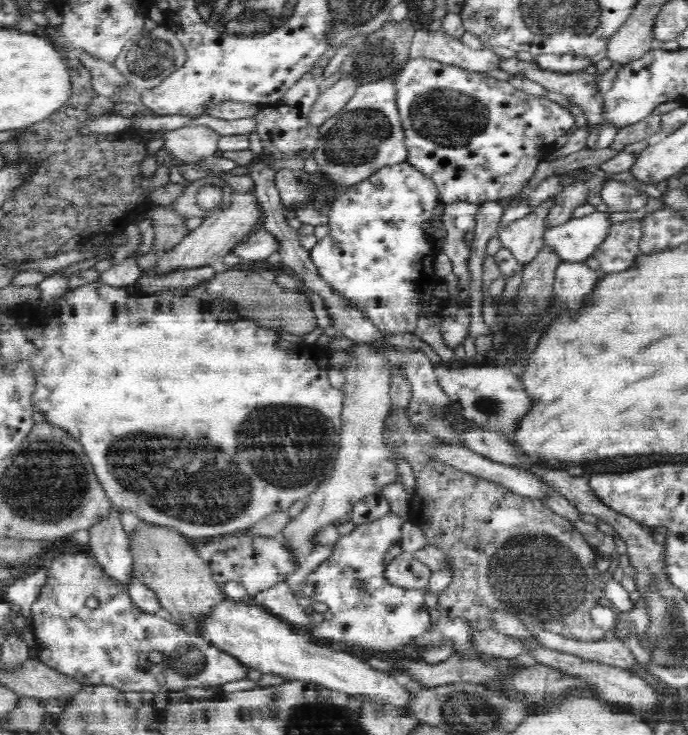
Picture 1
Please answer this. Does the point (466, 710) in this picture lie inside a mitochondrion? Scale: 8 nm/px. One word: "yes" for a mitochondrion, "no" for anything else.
yes

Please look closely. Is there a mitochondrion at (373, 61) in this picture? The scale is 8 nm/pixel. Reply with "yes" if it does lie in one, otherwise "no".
yes

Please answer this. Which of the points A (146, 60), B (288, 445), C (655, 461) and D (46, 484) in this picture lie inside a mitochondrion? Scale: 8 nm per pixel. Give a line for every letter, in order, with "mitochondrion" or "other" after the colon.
A: mitochondrion
B: mitochondrion
C: other
D: mitochondrion

